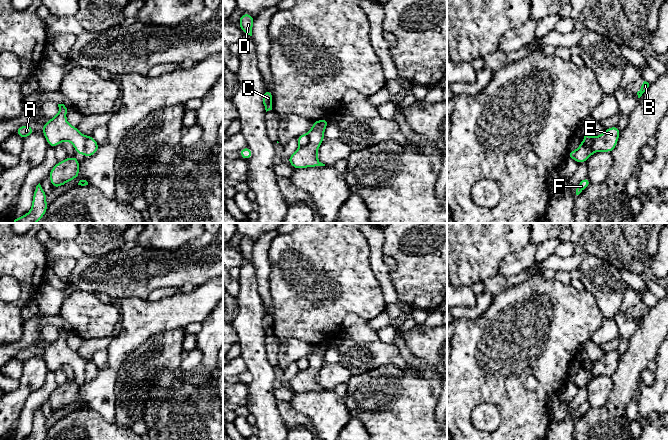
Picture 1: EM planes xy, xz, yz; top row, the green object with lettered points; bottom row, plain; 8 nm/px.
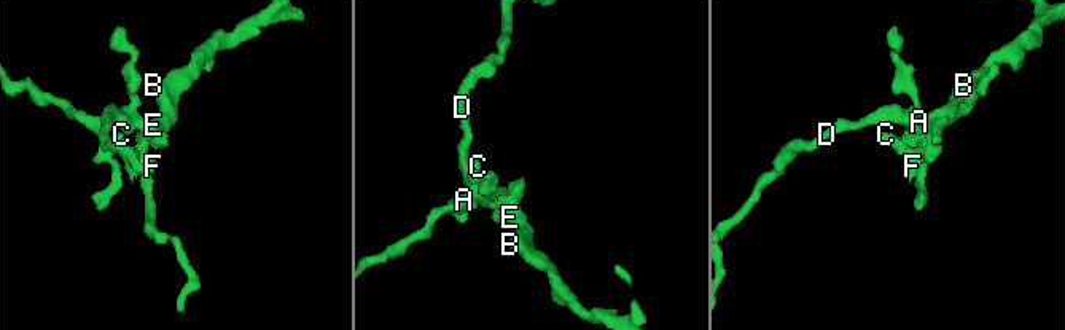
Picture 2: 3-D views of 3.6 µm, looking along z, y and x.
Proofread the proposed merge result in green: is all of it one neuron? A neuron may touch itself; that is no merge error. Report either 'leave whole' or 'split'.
split

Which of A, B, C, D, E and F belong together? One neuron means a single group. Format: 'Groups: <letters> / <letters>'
Groups: A D / B C E F

